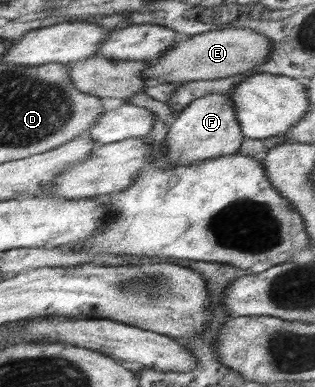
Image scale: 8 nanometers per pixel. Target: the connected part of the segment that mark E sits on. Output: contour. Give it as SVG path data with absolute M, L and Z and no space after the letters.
M239 28L214 29L197 35L180 37L164 56L158 56L153 60L146 61L148 64L145 70L142 70L144 76L150 83L186 83L193 80L212 80L218 78L226 78L238 73L247 73L253 71L254 68L264 64L267 56L270 55L272 44L266 36L258 34L253 30Z

